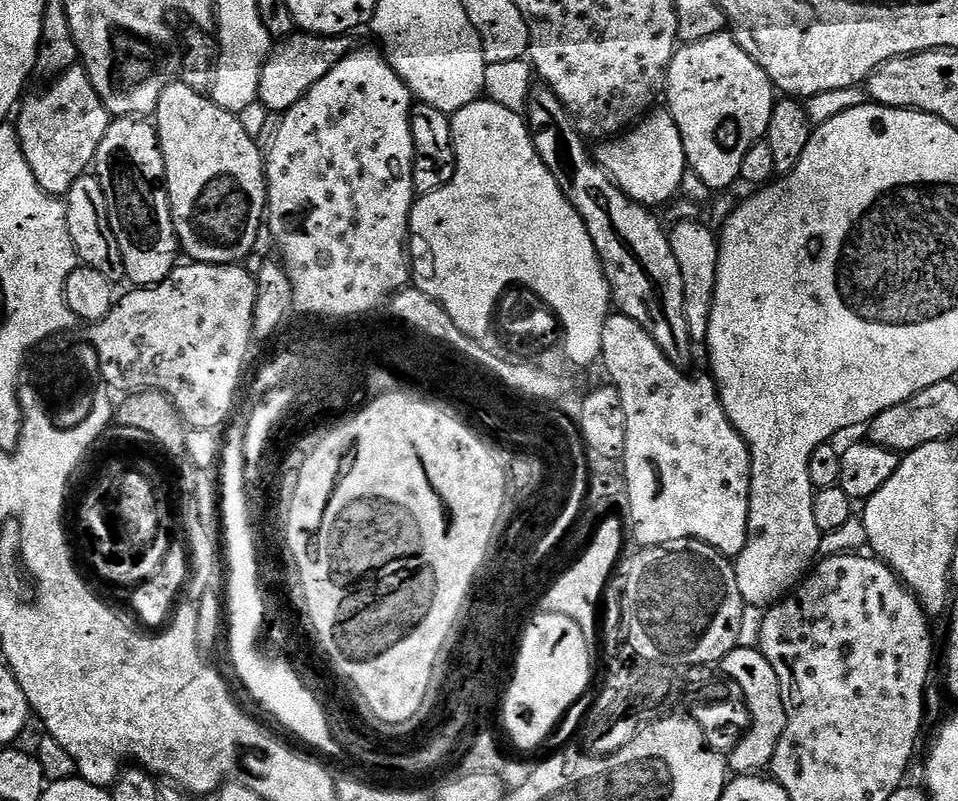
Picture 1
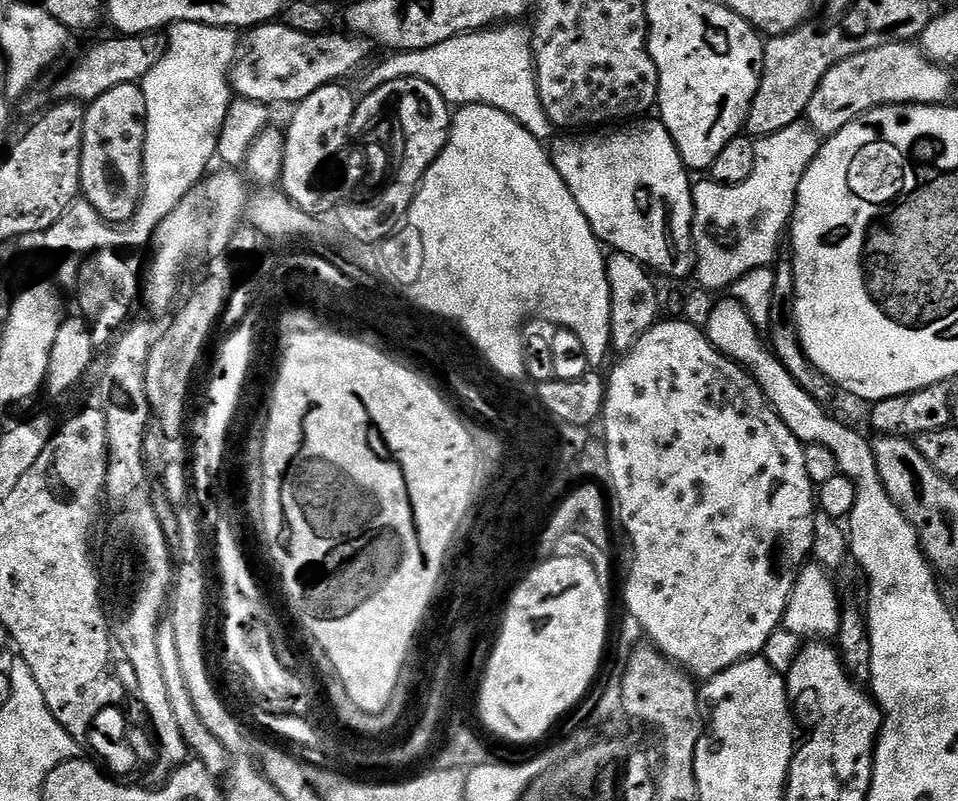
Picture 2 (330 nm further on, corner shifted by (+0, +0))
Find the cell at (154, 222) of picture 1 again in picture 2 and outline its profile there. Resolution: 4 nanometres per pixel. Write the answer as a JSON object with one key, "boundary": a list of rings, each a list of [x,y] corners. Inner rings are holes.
{"boundary":[[[139,83],[114,86],[97,100],[87,105],[84,113],[86,126],[82,134],[80,159],[80,190],[83,199],[90,202],[109,223],[125,224],[138,210],[144,196],[144,143],[146,142],[146,98]]]}

